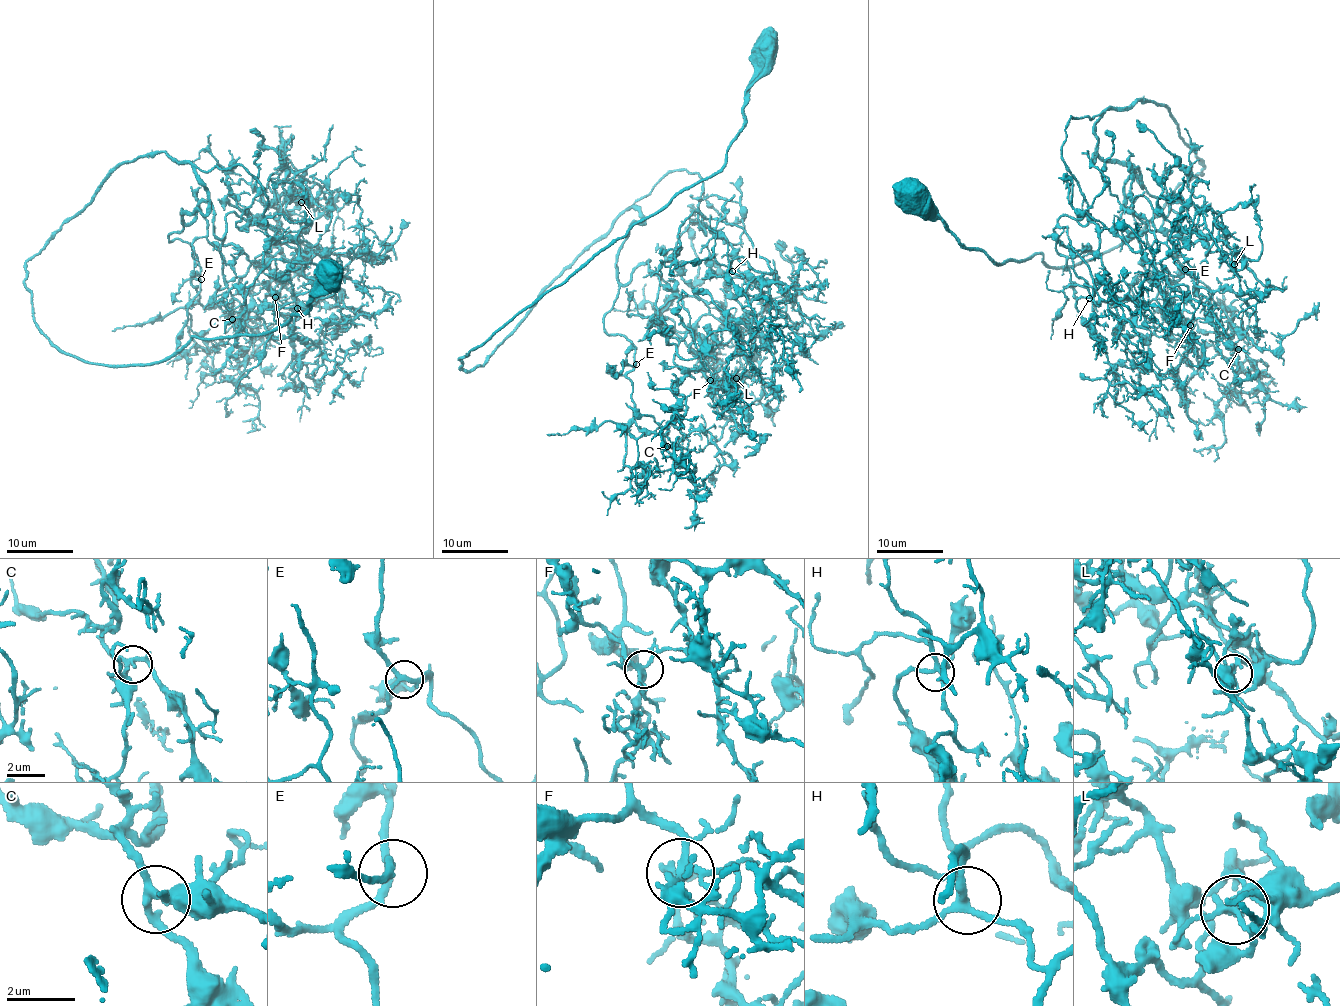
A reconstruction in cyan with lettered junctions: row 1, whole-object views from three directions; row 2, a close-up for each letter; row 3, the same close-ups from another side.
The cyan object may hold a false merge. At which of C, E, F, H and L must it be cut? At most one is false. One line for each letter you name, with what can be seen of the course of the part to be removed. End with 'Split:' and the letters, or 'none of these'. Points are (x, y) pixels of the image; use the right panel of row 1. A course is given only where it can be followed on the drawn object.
L: course (1235, 264), (1240, 270), (1250, 260), (1230, 250), (1222, 216), (1208, 209), (1205, 227), (1218, 247), (1218, 267)
Split: L

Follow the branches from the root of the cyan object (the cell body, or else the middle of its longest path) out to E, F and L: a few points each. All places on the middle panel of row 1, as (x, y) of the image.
E: (765, 50), (720, 169), (459, 359), (484, 364), (632, 207), (644, 224), (619, 251), (604, 330), (636, 364)
F: (765, 50), (720, 169), (459, 359), (484, 364), (632, 207), (616, 278), (649, 261), (674, 362), (710, 380)
L: (765, 50), (720, 169), (459, 359), (632, 207), (616, 278), (649, 261), (703, 300), (690, 348), (737, 378)

